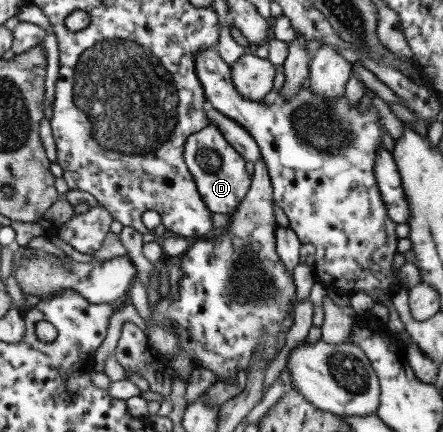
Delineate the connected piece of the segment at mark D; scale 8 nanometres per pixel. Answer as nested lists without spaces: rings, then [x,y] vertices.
[[[208,122],[198,132],[186,137],[183,146],[183,161],[195,182],[202,202],[212,212],[228,214],[235,211],[238,203],[248,192],[251,180],[246,172],[243,158],[229,145],[213,122]]]

